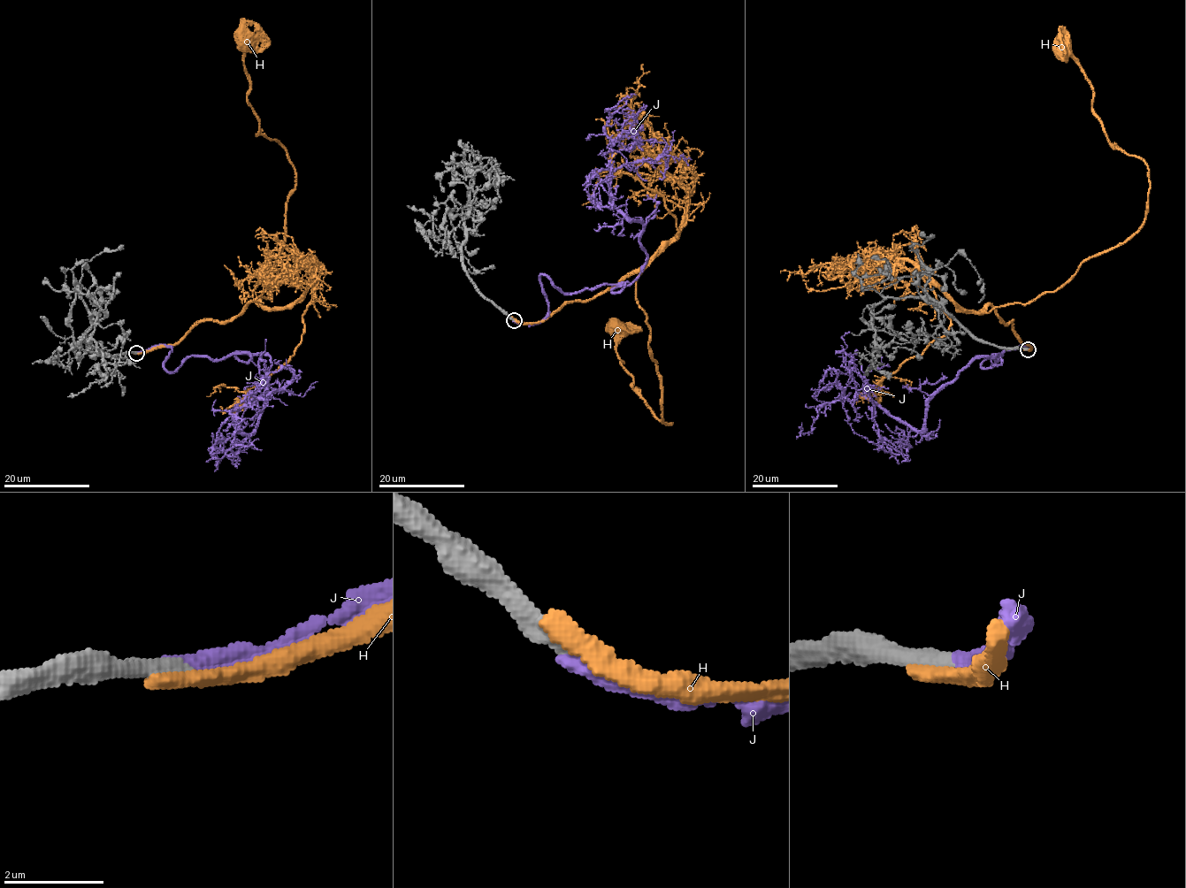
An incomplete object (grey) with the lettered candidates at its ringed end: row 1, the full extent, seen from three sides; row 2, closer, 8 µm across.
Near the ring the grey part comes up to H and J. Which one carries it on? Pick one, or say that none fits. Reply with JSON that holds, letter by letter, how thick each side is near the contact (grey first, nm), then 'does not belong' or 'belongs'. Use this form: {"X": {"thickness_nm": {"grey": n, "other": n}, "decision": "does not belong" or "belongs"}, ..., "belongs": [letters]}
{"H": {"thickness_nm": {"grey": 420, "other": 400}, "decision": "does not belong"}, "J": {"thickness_nm": {"grey": 340, "other": 380}, "decision": "belongs"}, "belongs": ["J"]}

